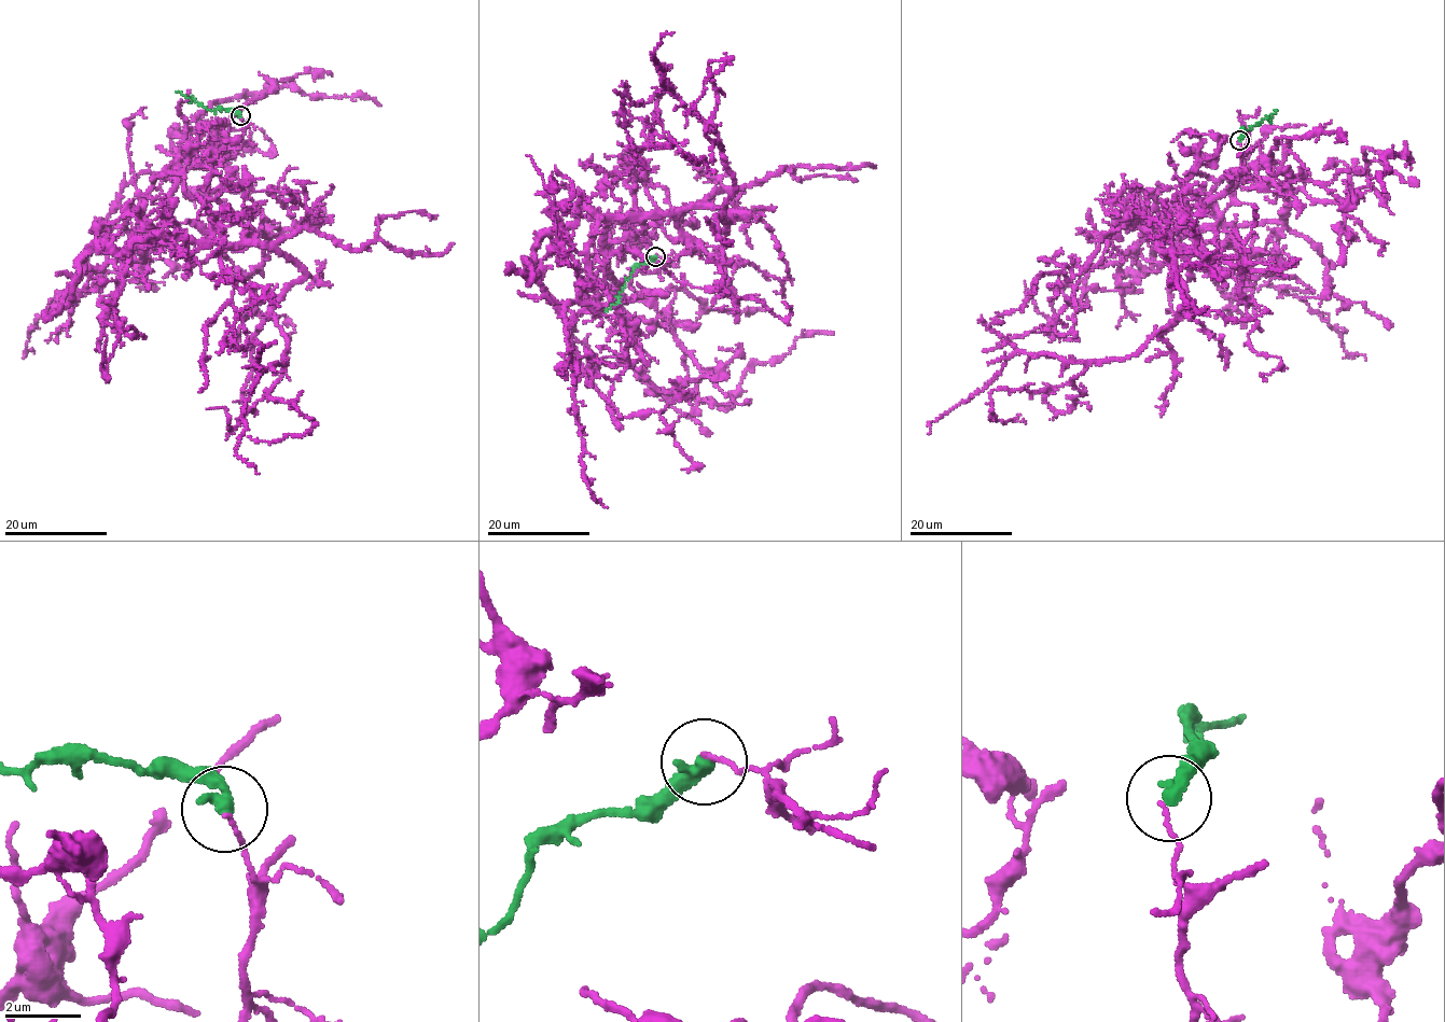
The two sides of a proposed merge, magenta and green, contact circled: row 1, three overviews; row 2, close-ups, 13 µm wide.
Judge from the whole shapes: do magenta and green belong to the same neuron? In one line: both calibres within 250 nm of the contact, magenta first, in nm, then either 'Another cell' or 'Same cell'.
Thickness 100 nm (magenta) against 400 nm. Another cell

